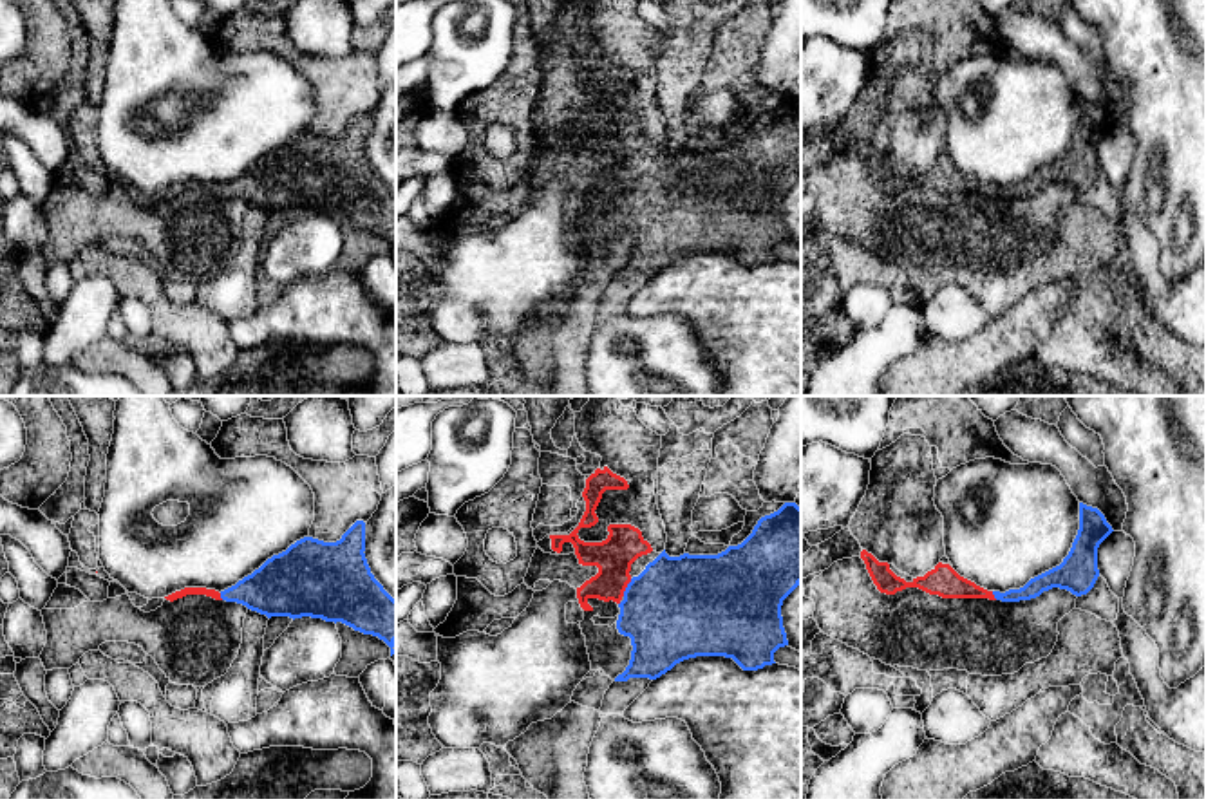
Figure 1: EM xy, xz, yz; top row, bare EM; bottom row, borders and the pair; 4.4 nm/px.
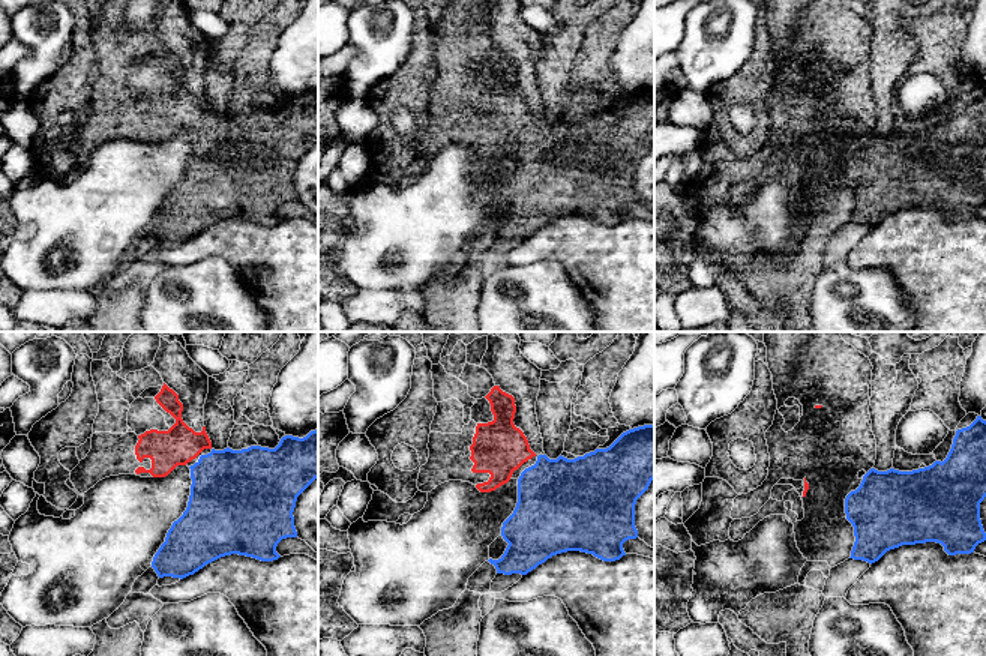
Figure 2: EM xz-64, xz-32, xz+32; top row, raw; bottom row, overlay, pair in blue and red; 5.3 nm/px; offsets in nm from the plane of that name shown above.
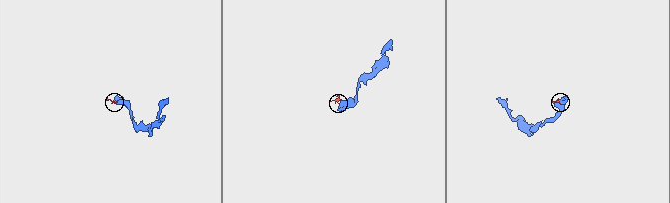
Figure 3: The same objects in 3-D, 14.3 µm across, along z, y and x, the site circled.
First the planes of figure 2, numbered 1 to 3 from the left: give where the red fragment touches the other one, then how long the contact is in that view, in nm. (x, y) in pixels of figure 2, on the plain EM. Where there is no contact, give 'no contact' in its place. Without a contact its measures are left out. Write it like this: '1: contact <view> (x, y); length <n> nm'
1: no contact
2: no contact
3: no contact

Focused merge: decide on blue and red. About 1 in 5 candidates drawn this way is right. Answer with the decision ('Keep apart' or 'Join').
Join

